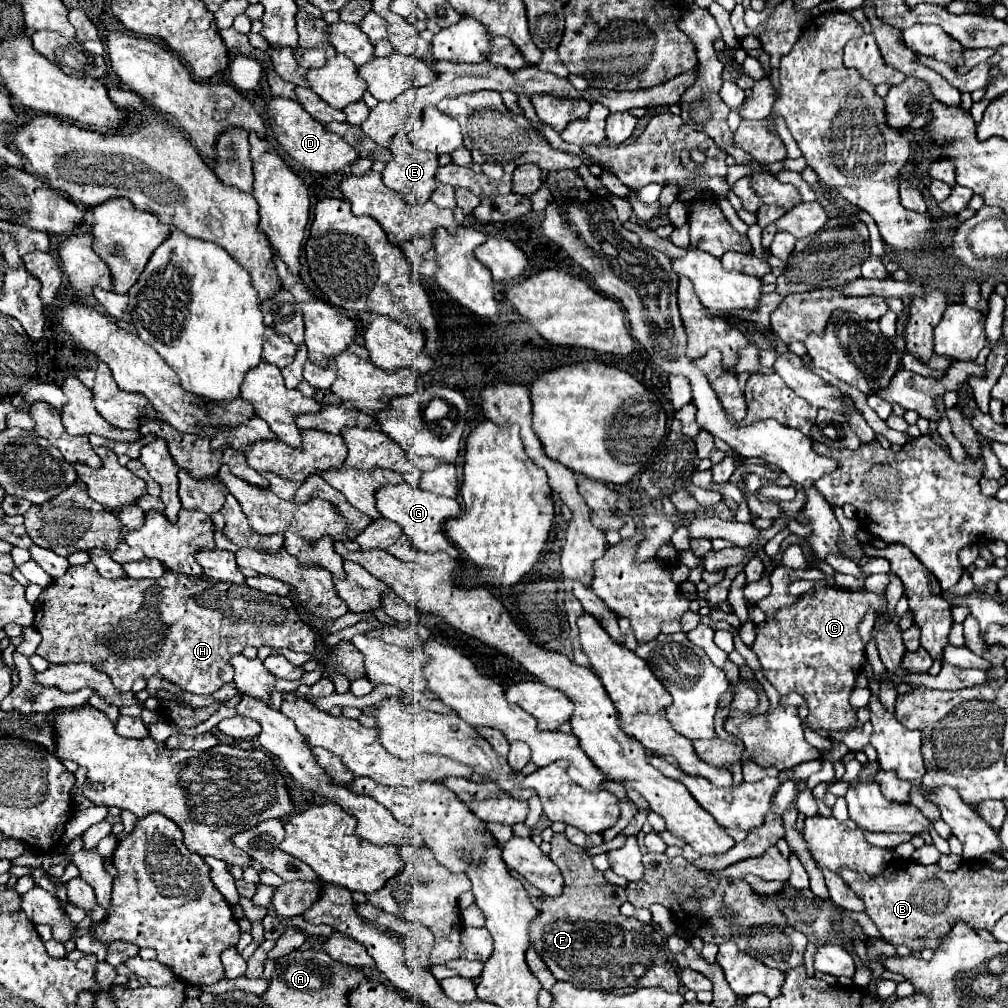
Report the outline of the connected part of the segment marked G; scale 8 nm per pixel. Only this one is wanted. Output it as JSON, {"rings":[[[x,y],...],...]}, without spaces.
{"rings":[[[398,483],[398,485],[384,485],[376,491],[376,507],[384,519],[390,519],[402,527],[402,531],[408,535],[408,539],[426,553],[432,551],[444,551],[450,557],[458,559],[458,551],[454,545],[448,543],[446,535],[442,533],[444,521],[458,517],[460,513],[460,503],[456,499],[440,497],[428,491],[422,491],[420,487],[410,487],[408,483]]]}

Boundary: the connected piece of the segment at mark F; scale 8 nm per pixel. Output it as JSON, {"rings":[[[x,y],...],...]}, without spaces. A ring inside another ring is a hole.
{"rings":[[[554,833],[550,843],[550,859],[558,865],[564,877],[564,891],[558,897],[548,897],[540,891],[528,891],[532,905],[538,909],[538,915],[530,923],[530,945],[538,951],[550,973],[556,979],[568,981],[576,987],[606,991],[614,995],[626,995],[642,987],[662,987],[666,991],[672,991],[672,985],[680,985],[678,967],[674,965],[674,961],[670,961],[664,933],[654,925],[642,925],[640,921],[628,919],[620,913],[620,905],[626,903],[624,887],[608,883],[604,879],[604,873],[600,873],[592,865],[592,857],[582,847],[572,845],[564,833]]]}

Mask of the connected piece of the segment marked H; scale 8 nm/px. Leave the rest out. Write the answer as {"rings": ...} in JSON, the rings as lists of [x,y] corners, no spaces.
{"rings":[[[92,563],[86,565],[72,565],[68,569],[68,573],[64,573],[64,577],[56,579],[54,583],[50,583],[38,597],[36,605],[34,605],[36,617],[34,617],[34,627],[38,629],[38,633],[42,635],[42,643],[36,649],[38,655],[42,655],[44,659],[48,659],[50,663],[90,663],[96,669],[108,673],[112,677],[112,683],[116,683],[116,689],[120,691],[130,691],[134,681],[138,677],[142,679],[150,679],[154,675],[164,677],[168,681],[172,681],[174,685],[178,685],[180,689],[188,691],[188,693],[196,693],[196,695],[212,695],[216,691],[220,691],[220,687],[228,685],[234,681],[234,669],[230,665],[230,659],[234,655],[240,655],[244,647],[270,647],[270,649],[294,649],[294,651],[304,651],[304,653],[312,653],[316,649],[318,643],[318,635],[316,631],[302,621],[298,607],[292,603],[290,597],[278,597],[278,595],[268,595],[268,593],[260,593],[256,589],[250,589],[248,585],[232,585],[232,583],[220,583],[220,581],[206,581],[206,579],[192,579],[192,577],[184,577],[172,571],[166,571],[160,579],[132,579],[132,577],[122,577],[122,579],[104,579],[96,567]]]}

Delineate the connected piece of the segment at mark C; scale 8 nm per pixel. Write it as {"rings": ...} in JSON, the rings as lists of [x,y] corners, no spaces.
{"rings":[[[820,587],[802,595],[794,605],[782,607],[772,619],[766,619],[762,629],[756,629],[756,641],[752,651],[756,653],[764,677],[776,687],[780,695],[800,693],[810,709],[808,723],[812,729],[822,731],[842,731],[842,725],[856,725],[856,709],[850,705],[850,693],[856,687],[856,677],[864,665],[864,641],[858,633],[860,621],[866,617],[868,609],[880,613],[886,609],[886,597],[882,593],[868,591],[846,591],[840,587]]]}

